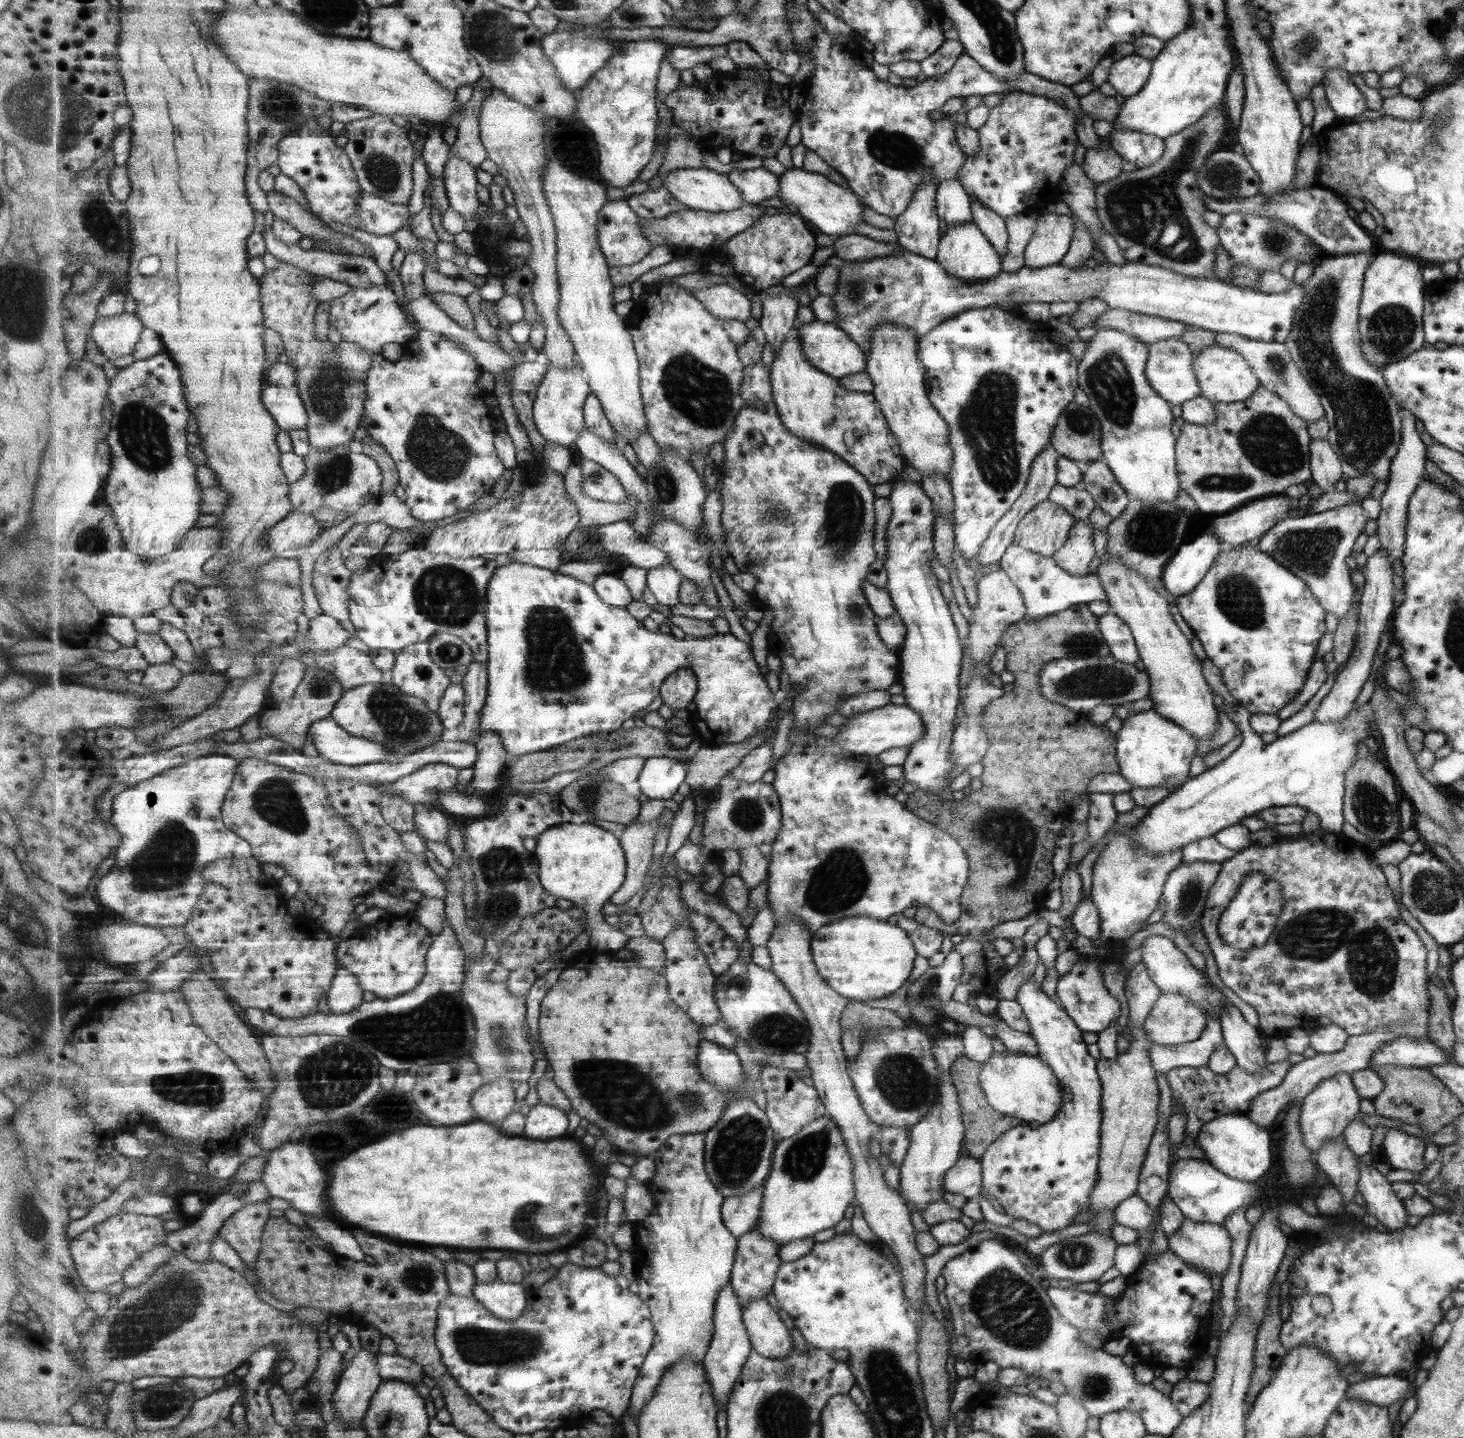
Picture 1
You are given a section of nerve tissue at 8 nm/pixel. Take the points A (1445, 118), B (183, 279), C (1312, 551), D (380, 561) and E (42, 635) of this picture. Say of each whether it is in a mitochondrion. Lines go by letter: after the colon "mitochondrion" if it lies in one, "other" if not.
A: mitochondrion
B: other
C: mitochondrion
D: other
E: other

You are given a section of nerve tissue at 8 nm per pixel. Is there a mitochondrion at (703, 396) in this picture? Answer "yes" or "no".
yes

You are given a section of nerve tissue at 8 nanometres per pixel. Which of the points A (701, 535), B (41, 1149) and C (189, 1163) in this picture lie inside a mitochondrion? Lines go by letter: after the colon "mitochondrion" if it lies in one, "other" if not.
A: other
B: other
C: other

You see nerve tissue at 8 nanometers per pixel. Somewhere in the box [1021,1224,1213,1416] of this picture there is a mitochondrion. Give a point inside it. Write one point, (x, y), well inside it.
(1073, 1255)

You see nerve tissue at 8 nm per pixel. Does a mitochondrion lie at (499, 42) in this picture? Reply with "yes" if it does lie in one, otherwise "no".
yes

